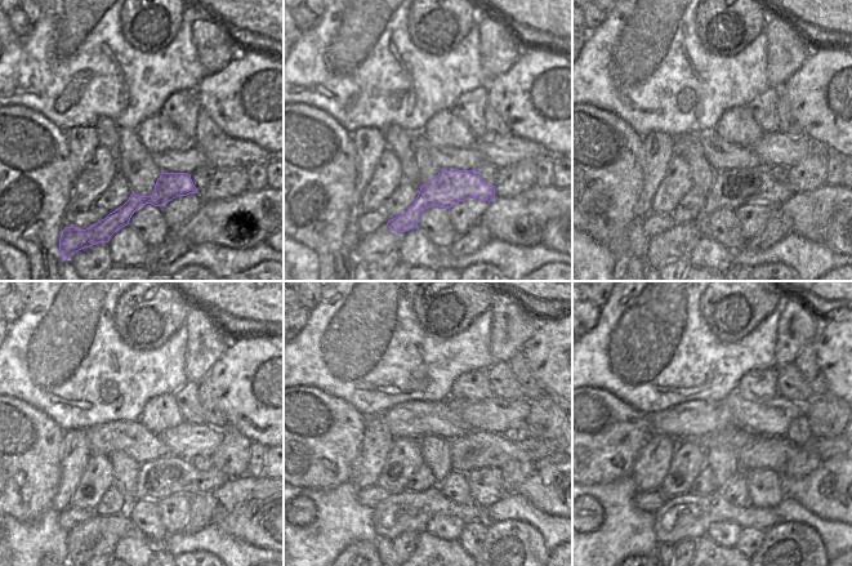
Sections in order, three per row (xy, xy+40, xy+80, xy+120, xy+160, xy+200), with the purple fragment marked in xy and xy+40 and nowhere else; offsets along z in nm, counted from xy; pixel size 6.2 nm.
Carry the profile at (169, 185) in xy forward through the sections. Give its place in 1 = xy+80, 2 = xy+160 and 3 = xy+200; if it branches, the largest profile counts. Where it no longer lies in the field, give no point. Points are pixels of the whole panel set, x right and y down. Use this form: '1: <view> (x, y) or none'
1: xy+80 (732, 188)
2: xy+160 (513, 473)
3: xy+200 (804, 462)

